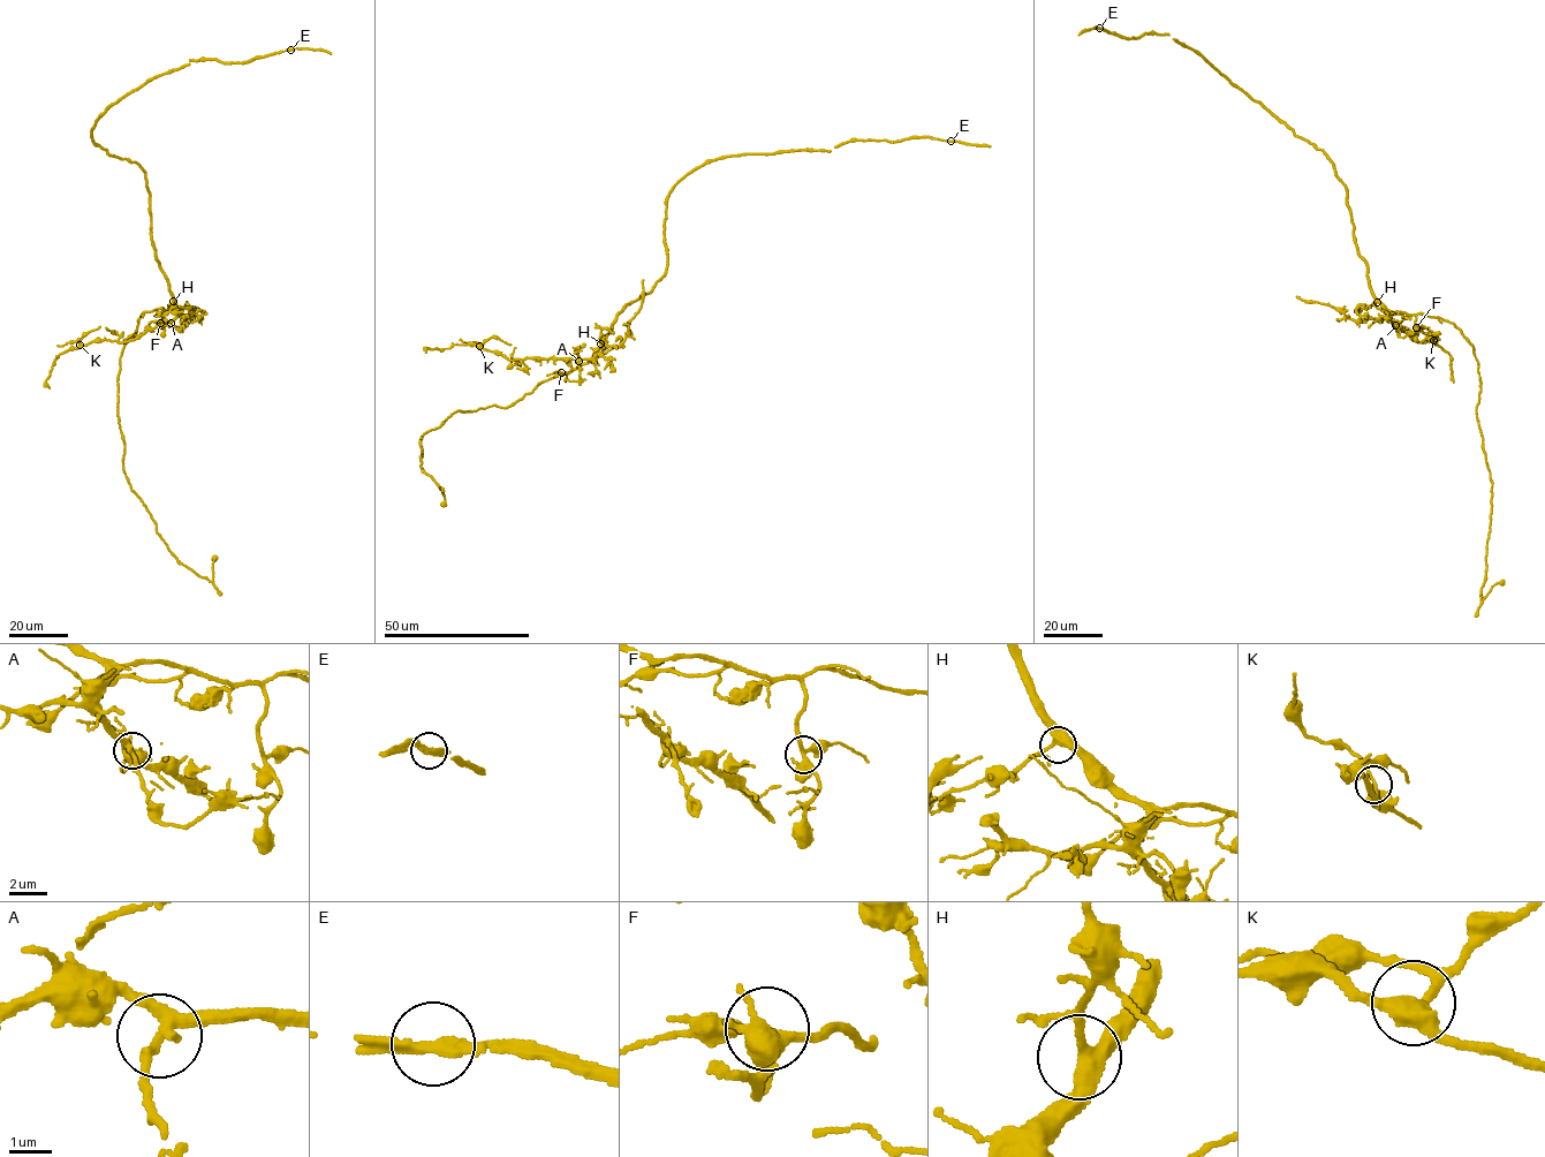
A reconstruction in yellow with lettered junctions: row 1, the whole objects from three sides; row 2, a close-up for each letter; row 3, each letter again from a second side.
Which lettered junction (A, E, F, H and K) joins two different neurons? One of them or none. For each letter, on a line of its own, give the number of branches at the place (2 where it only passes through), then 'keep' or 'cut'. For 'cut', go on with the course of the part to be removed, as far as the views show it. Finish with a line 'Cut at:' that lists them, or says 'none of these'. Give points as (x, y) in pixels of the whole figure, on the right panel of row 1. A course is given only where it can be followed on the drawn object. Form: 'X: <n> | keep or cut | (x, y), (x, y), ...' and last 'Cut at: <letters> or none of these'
A: 3 | keep
E: 2 | keep
F: 3 | keep
H: 3 | keep
K: 3 | keep
Cut at: none of these

